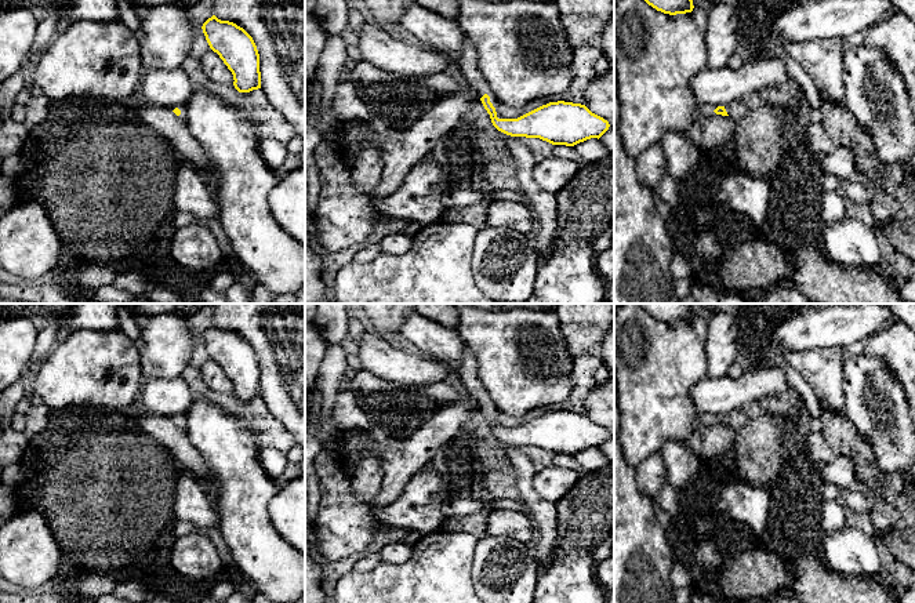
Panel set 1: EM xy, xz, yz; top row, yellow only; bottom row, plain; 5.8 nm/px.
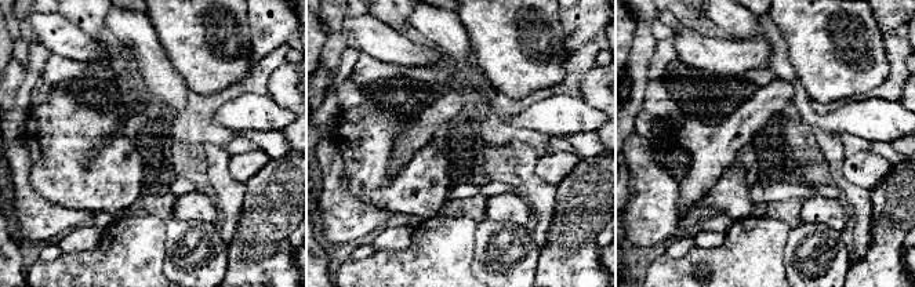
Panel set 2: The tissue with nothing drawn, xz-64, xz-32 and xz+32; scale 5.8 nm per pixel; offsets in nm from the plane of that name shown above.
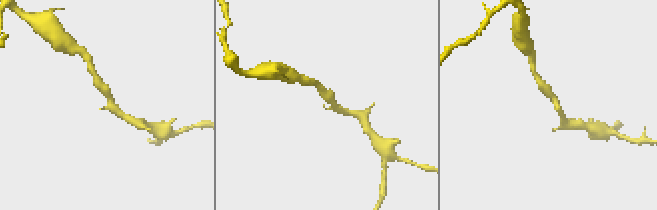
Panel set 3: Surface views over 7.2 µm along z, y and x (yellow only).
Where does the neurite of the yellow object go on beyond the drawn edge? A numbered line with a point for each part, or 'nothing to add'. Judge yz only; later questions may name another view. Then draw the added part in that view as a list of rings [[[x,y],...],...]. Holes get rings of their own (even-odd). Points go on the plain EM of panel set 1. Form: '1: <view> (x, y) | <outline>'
1: yz (704, 420) | [[[701,414],[701,415],[698,415],[698,418],[694,422],[694,429],[697,432],[701,432],[704,428],[714,425],[715,424],[714,419],[716,417],[718,415],[714,415],[714,414]]]

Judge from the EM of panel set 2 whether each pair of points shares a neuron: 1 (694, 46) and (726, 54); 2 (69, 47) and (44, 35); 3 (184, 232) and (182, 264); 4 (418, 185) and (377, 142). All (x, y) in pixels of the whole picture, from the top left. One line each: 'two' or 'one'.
1: one
2: one
3: one
4: one

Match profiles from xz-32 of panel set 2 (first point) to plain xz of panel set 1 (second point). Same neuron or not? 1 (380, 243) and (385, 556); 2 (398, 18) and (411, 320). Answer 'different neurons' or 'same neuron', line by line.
1: same neuron
2: different neurons

